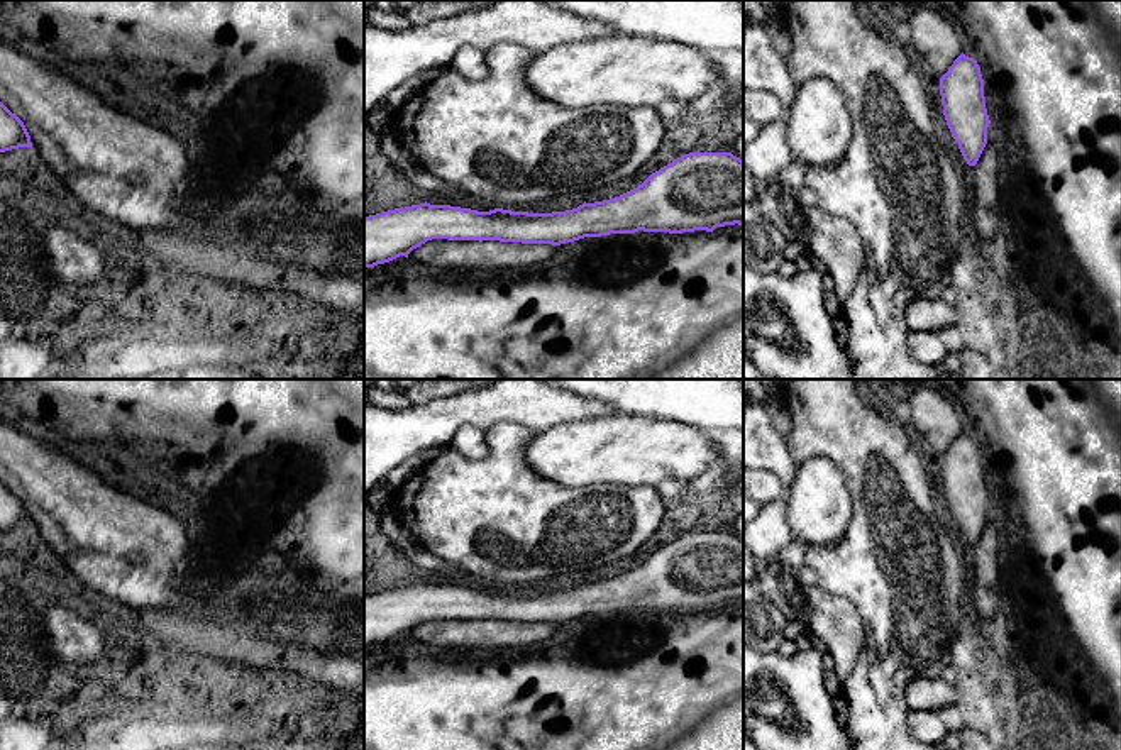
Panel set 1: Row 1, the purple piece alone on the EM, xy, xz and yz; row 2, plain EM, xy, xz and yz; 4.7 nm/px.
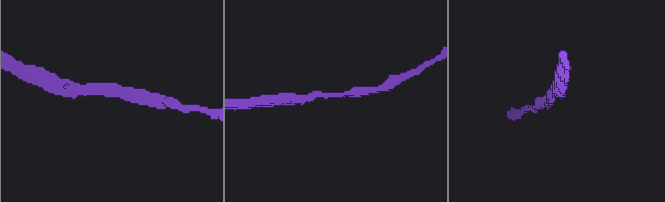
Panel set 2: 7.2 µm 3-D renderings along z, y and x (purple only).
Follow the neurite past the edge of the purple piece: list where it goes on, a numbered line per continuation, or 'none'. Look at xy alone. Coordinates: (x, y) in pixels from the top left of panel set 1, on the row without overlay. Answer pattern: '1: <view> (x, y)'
none

